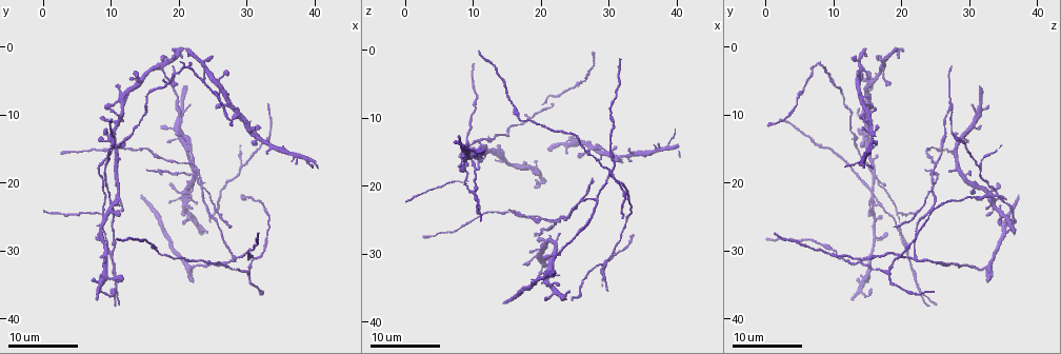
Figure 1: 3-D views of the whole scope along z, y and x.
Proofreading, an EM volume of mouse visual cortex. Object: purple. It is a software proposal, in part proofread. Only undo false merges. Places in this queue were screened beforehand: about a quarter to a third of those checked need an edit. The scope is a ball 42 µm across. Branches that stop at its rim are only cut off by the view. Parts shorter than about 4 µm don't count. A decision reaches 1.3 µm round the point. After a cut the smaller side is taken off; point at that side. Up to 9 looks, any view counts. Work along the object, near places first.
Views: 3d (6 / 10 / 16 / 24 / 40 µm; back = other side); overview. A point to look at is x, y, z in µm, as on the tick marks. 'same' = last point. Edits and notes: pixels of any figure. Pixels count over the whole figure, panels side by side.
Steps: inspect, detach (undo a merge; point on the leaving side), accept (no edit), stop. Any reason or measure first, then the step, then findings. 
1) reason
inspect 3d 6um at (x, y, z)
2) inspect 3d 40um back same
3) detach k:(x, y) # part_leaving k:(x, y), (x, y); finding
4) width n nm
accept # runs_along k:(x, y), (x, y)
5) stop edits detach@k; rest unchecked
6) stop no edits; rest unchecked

two arms in line, one across
inspect 3d 24um at (28.0, 31.0, 21.5)

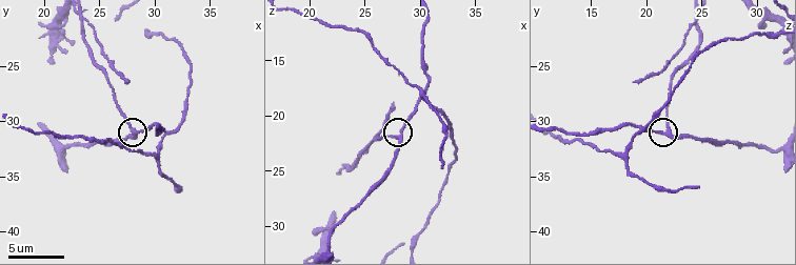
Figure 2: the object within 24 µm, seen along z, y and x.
inspect 3d 10um at (28.4, 31.2, 22.0)

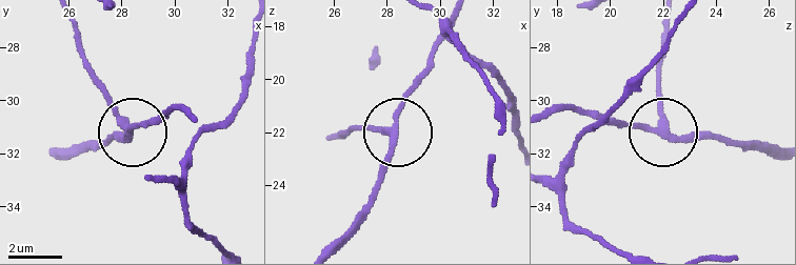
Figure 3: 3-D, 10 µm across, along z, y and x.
width 230 nm
accept # runs_along 3:(330, 136), (396, 127), (408, 95), (430, 70); continuous, no second neuron

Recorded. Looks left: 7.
four arms meet
inspect 3d 24um at (10.5, 23.0, 16.0)

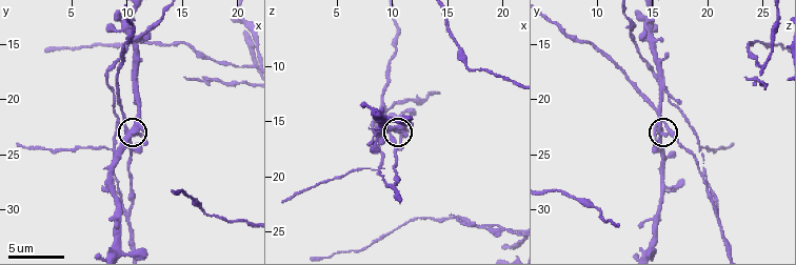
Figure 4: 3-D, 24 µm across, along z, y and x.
closer look
inspect 3d 10um at (10.2, 23.2, 16.0)

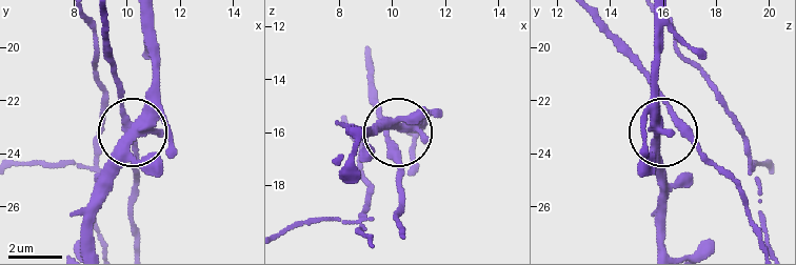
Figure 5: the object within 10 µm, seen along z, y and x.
side_arm 66 um
accept # runs_along 5:(154, 19), (152, 107), (128, 135), (120, 168), (88, 200); continuous, no second neuron

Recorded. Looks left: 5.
branch point
inspect 3d 10um at (30.4, 33.2, 18.2)

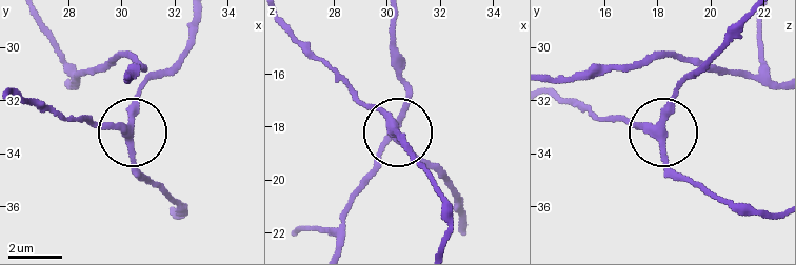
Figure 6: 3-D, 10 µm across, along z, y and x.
inspect 3d 10um back at (30.2, 33.1, 18.2)

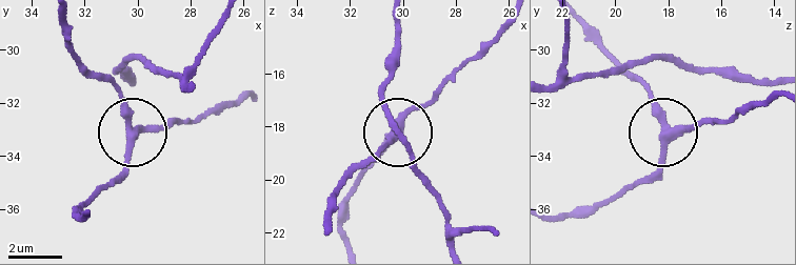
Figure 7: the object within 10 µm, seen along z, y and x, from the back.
side_arm 9 um; arms 3
accept # all the same neuron

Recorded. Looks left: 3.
inspect 3d 24um at (31.0, 13.0, 16.0)

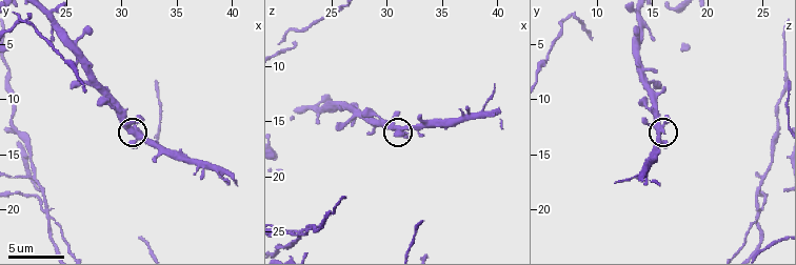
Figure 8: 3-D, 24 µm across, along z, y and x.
zoom in
inspect 3d 6um at (31.2, 12.6, 15.8)

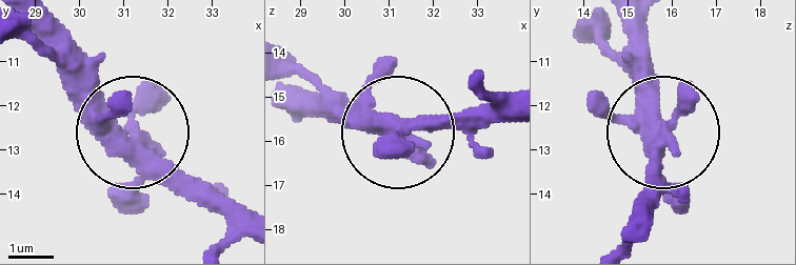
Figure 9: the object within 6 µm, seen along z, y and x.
side_arm 13 um; arms 3
accept # one neuron here

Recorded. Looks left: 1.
stop no edits; rest unchecked

